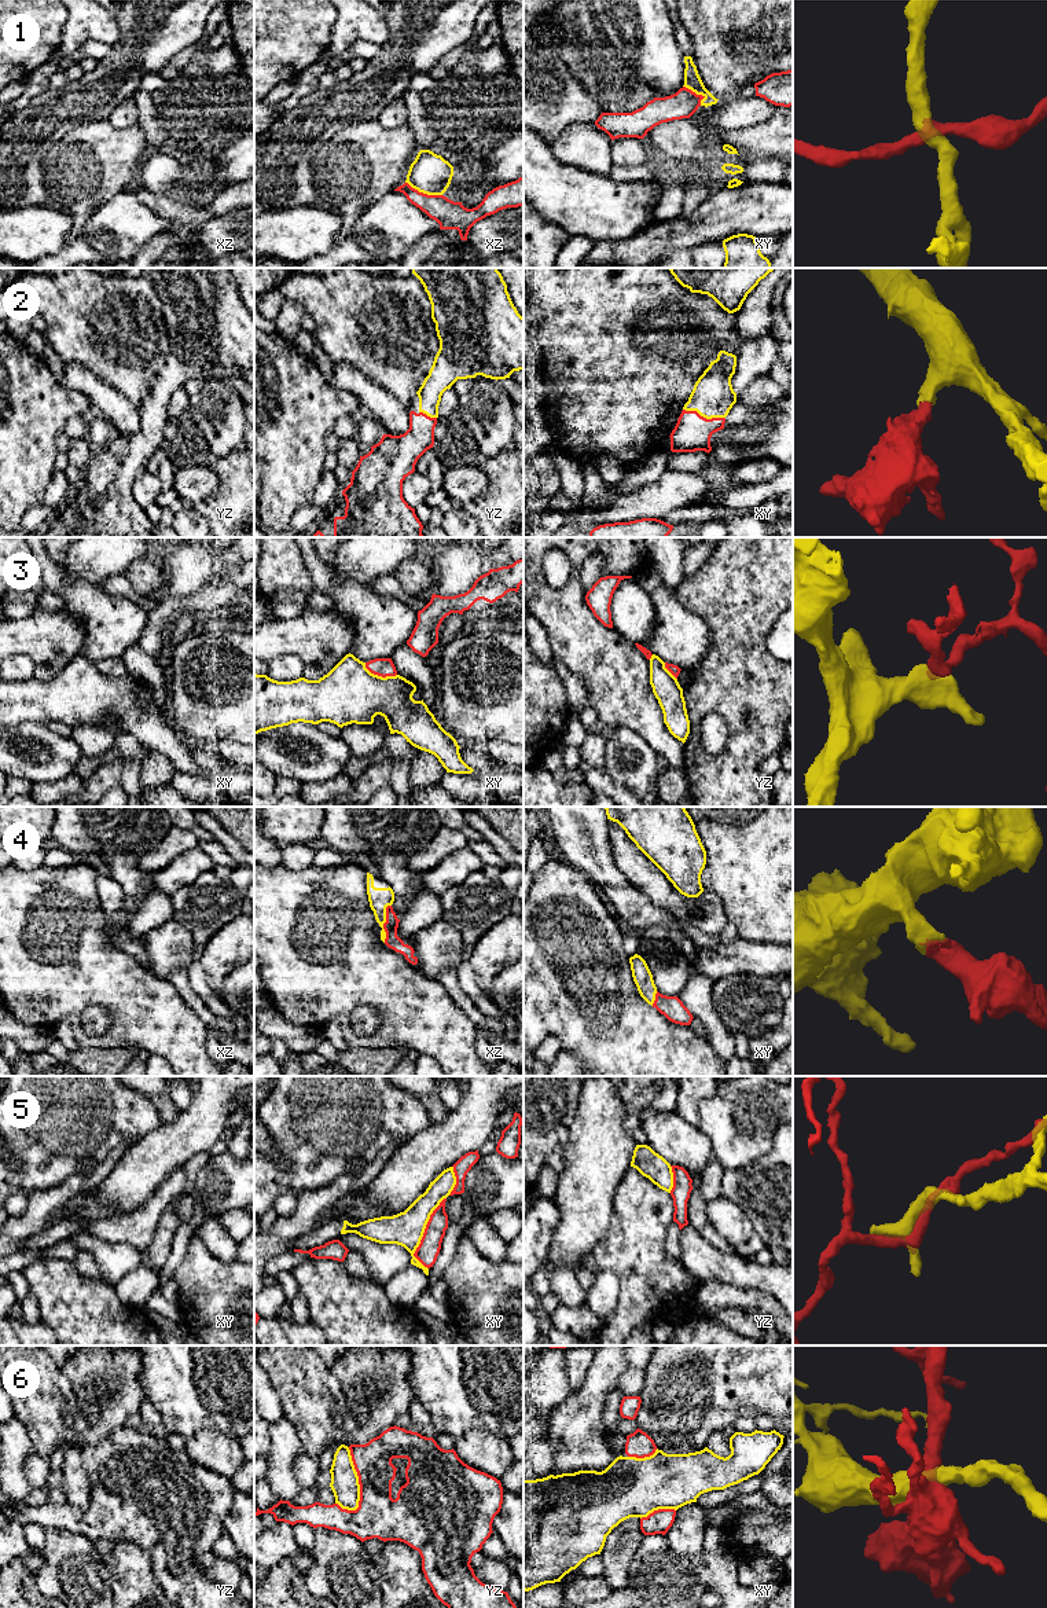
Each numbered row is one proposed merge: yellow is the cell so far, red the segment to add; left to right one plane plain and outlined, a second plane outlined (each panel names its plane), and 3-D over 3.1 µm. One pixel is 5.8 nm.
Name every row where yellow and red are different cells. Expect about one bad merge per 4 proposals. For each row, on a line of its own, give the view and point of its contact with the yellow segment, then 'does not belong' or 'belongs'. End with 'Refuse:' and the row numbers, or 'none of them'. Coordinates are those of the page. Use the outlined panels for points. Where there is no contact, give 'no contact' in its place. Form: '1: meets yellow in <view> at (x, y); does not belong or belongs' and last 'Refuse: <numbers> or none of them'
1: meets yellow in xz at (423, 193); does not belong
2: meets yellow in xy at (704, 417); belongs
3: meets yellow in xy at (379, 676); does not belong
4: meets yellow in xz at (385, 921); belongs
5: meets yellow in xy at (423, 1232); does not belong
6: meets yellow in yz at (357, 1479); does not belong
Refuse: 1, 3, 5, 6

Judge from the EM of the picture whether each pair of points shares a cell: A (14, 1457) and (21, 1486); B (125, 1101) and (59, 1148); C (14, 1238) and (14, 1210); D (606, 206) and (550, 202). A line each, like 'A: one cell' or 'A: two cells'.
A: one cell
B: one cell
C: two cells
D: one cell

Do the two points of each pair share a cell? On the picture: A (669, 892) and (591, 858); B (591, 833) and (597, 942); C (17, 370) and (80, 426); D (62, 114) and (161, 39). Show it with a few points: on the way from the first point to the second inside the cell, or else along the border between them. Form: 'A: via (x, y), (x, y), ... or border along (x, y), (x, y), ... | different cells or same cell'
A: border along (609, 840), (614, 865), (642, 894) | different cells
B: border along (568, 863), (577, 867), (595, 887) | different cells
C: border along (80, 414), (73, 415), (62, 432) | different cells
D: via (88, 92), (99, 77), (135, 54) | same cell

